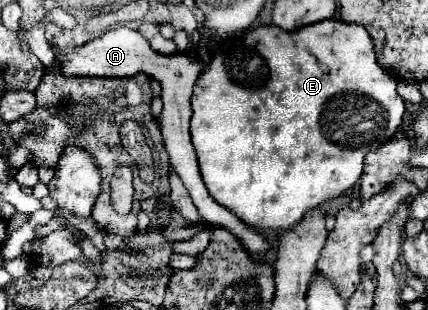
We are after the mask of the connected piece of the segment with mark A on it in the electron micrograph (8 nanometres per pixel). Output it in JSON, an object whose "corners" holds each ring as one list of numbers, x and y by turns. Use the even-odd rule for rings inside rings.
{"corners":[[118,27,118,29,110,29,106,31,102,37,76,47,72,51,72,59,64,59,62,61,62,73,64,75,84,75,84,77,132,77,134,69,158,79,162,83,162,101,164,101,164,111,158,117,160,123,160,131,162,131,162,139,164,139,164,147,170,155,170,163,172,169,180,175,184,187,188,189,196,209,200,211,200,215,204,217,204,221,208,225,216,225,216,227,224,227,230,229,238,239,242,239,244,247,252,253,252,255,264,255,268,251,268,243,262,235,254,233,246,223,242,223,234,213,226,211,226,207,218,205,206,191,206,185,200,177,198,171,198,159,190,141,190,131,188,131,188,123,192,117,192,107,190,107,190,97,192,97,192,87,194,81,198,79,200,71,202,71,202,63,200,61,192,61,188,55,162,55,156,53,150,43,134,29,128,27]]}

